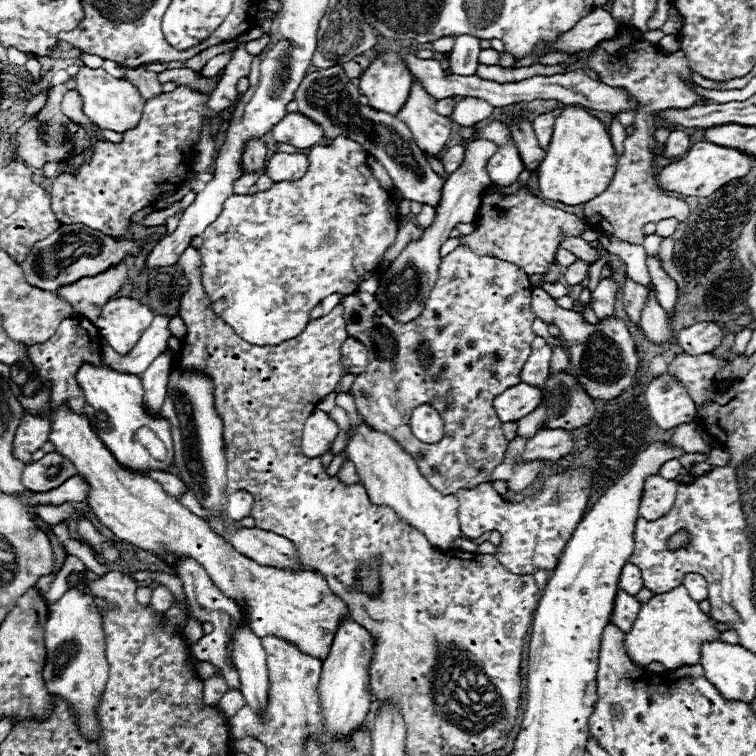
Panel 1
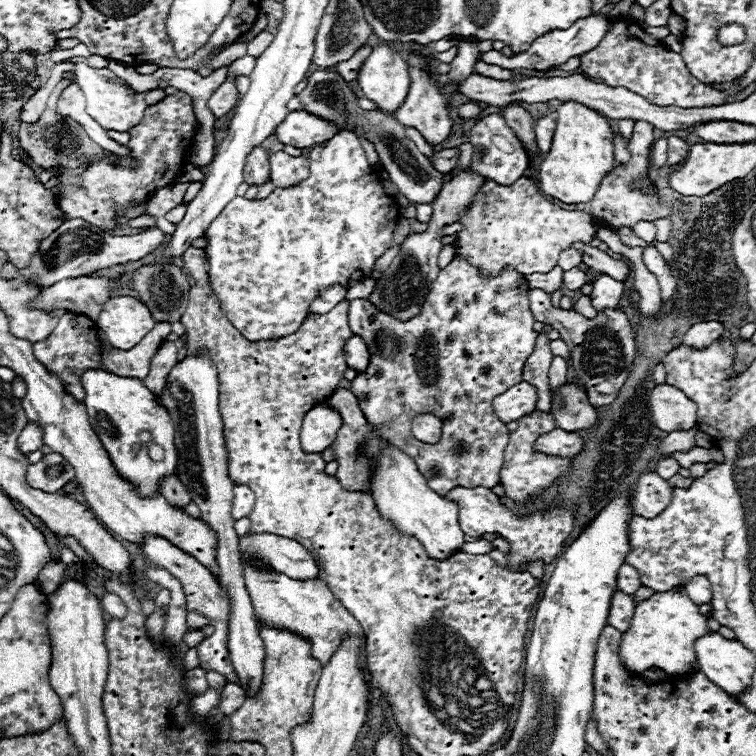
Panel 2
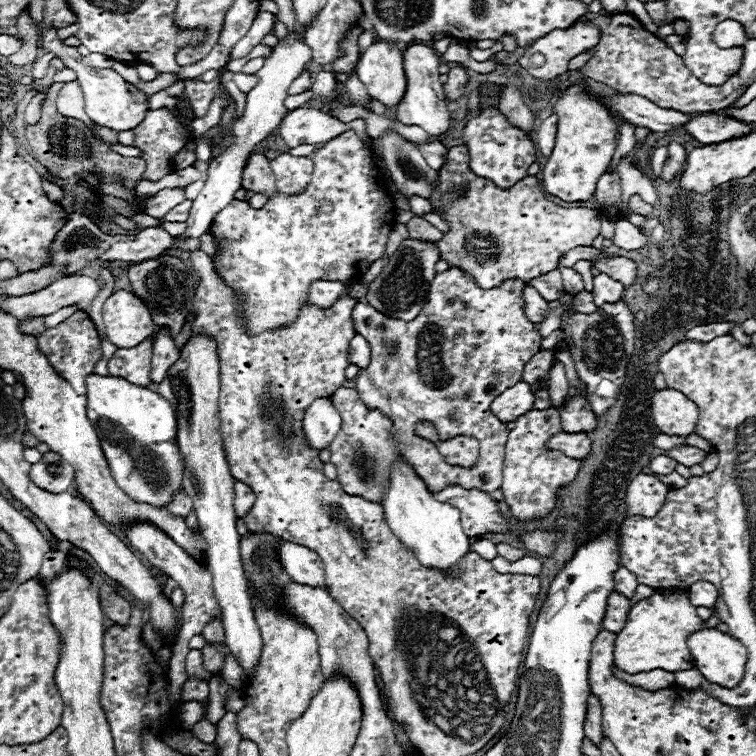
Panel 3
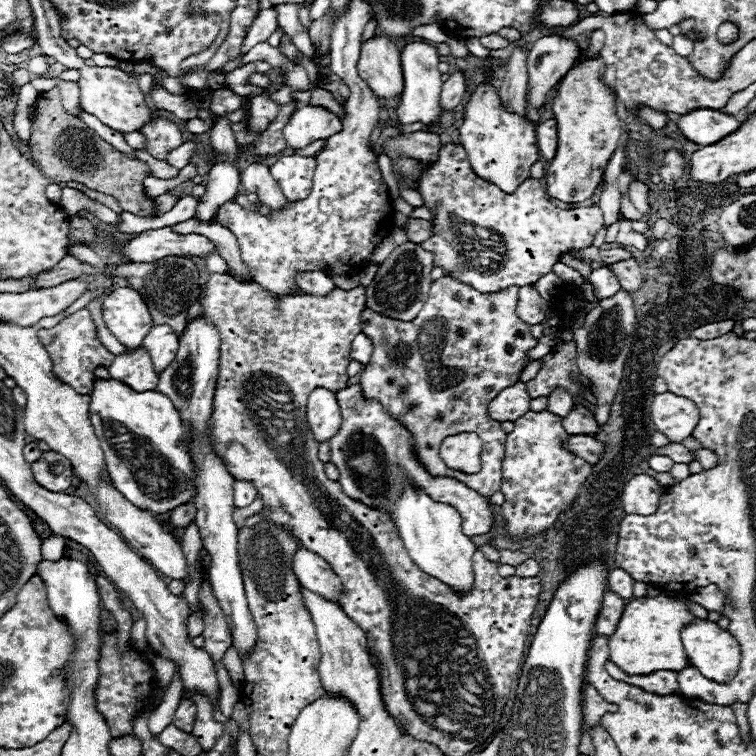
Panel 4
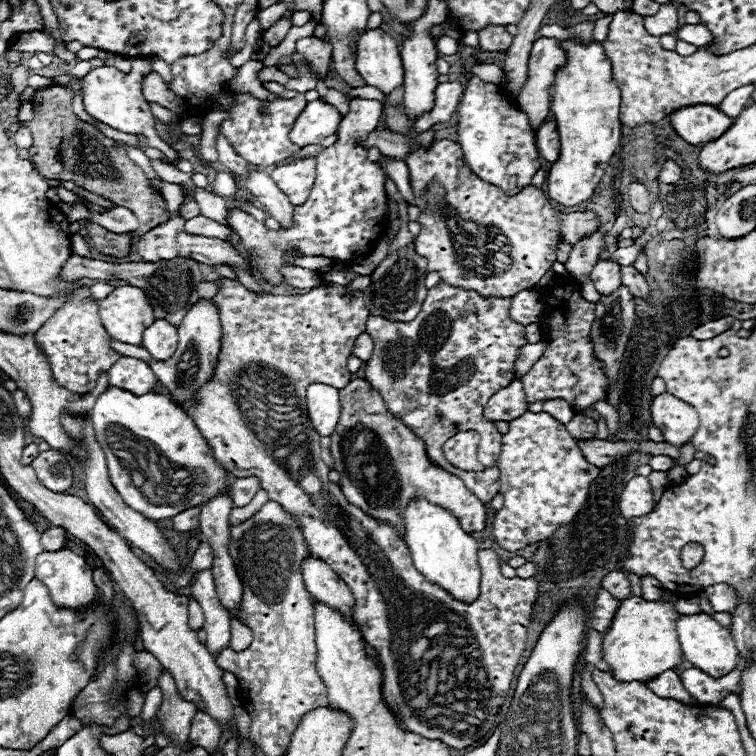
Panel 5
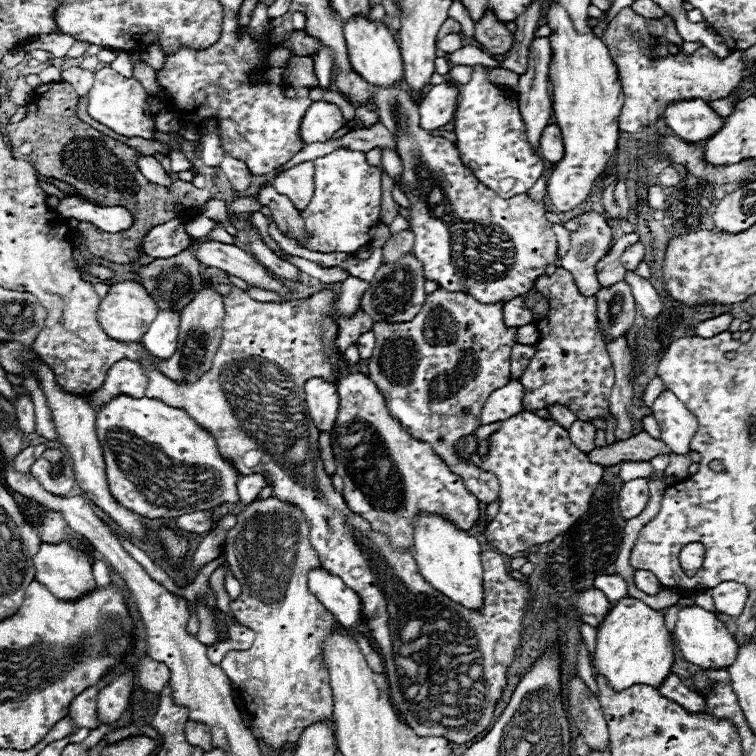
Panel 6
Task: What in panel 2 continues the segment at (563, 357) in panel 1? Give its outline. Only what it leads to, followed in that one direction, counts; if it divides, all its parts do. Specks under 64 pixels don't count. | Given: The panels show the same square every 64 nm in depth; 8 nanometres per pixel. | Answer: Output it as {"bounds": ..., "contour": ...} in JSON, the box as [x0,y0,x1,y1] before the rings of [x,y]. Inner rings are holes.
{"bounds":[550,356,568,392],"contour":[[[556,356],[552,360],[552,366],[550,366],[550,388],[552,388],[552,392],[558,390],[566,380],[568,380],[568,362],[562,360],[560,356]]]}

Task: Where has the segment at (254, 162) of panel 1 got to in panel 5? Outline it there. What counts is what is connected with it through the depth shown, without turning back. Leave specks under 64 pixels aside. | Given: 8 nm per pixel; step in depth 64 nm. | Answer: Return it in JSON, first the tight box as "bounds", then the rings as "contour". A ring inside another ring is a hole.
{"bounds":[246,170,294,226],"contour":[[[250,170],[246,178],[246,188],[256,196],[256,200],[264,206],[268,216],[280,222],[280,226],[294,226],[294,206],[286,194],[278,190],[266,170]]]}

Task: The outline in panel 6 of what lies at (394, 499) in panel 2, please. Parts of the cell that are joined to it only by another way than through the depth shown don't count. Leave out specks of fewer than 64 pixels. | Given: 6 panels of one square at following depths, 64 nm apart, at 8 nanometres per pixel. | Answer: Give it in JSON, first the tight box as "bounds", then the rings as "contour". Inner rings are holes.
{"bounds":[414,516,484,610],"contour":[[[418,516],[414,528],[414,560],[420,576],[438,592],[468,610],[480,610],[484,602],[484,570],[480,564],[480,544],[474,536],[454,528],[438,516]]]}

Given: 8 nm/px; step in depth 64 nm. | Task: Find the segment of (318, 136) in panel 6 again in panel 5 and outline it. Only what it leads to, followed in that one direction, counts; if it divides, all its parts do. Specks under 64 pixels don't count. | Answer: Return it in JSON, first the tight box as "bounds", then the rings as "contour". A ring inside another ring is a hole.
{"bounds":[290,100,342,148],"contour":[[[314,100],[308,102],[302,114],[296,118],[290,132],[290,140],[300,148],[308,144],[320,144],[324,138],[332,136],[340,126],[342,114],[328,102]]]}

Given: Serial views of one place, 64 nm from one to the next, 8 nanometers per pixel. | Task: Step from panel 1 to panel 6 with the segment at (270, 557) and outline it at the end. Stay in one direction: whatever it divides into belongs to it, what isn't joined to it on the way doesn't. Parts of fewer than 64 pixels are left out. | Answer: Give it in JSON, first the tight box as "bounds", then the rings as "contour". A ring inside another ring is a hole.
{"bounds":[308,568,360,628],"contour":[[[320,568],[308,574],[308,586],[312,594],[326,606],[326,610],[340,620],[342,626],[350,628],[360,620],[360,596],[344,586],[338,576]]]}

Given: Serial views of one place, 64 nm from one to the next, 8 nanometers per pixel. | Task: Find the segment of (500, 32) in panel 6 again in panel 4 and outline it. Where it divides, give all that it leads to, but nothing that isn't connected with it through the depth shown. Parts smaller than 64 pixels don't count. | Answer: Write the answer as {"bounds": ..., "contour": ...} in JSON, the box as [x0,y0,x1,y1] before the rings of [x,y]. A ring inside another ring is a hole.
{"bounds":[480,34,510,50],"contour":[[[486,34],[480,38],[480,44],[488,50],[500,50],[500,48],[506,48],[510,42],[506,38],[502,38],[500,34]]]}

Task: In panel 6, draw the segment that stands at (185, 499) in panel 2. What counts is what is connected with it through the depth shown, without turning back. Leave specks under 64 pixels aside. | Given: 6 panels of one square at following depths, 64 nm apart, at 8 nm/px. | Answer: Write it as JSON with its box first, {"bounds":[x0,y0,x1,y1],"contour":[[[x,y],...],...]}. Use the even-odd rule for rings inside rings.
{"bounds":[178,512,214,534],"contour":[[[192,512],[178,518],[178,528],[196,534],[208,534],[214,528],[214,520],[210,512]]]}

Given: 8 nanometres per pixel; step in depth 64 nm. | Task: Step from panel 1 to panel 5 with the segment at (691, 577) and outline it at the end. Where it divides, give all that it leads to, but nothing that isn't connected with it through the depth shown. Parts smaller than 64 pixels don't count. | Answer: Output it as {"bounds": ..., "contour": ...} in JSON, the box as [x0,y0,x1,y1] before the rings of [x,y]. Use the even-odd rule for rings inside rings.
{"bounds":[704,584,738,614],"contour":[[[716,584],[716,586],[708,586],[704,590],[704,594],[708,596],[714,612],[728,612],[732,614],[738,606],[738,594],[736,588],[728,586],[728,584]]]}

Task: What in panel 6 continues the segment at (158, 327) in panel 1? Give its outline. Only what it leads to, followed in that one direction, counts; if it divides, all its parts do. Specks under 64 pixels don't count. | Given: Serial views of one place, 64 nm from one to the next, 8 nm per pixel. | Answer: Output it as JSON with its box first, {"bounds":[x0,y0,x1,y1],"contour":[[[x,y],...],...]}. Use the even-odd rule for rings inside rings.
{"bounds":[90,360,148,410],"contour":[[[130,360],[116,362],[108,370],[102,388],[90,394],[90,406],[94,406],[94,410],[100,410],[106,404],[106,400],[112,400],[122,394],[128,394],[132,398],[142,398],[146,384],[148,384],[148,378],[140,368],[140,364]]]}

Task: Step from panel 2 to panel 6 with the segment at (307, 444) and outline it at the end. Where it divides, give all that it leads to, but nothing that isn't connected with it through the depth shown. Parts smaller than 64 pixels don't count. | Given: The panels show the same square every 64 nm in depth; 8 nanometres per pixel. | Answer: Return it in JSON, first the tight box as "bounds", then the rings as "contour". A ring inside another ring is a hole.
{"bounds":[304,378,340,430],"contour":[[[310,378],[304,384],[306,392],[306,406],[310,412],[310,418],[318,426],[318,430],[330,430],[336,422],[340,398],[336,394],[336,386],[332,382],[326,382],[324,378]]]}

